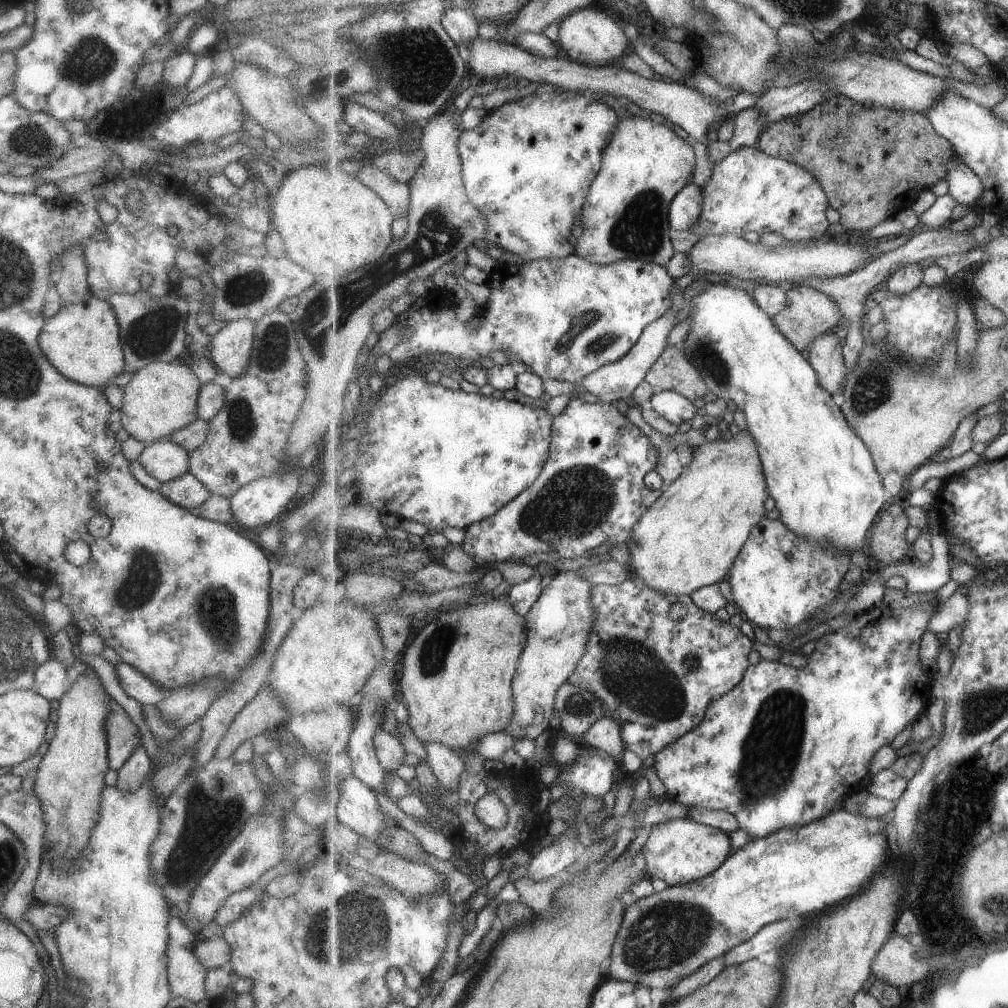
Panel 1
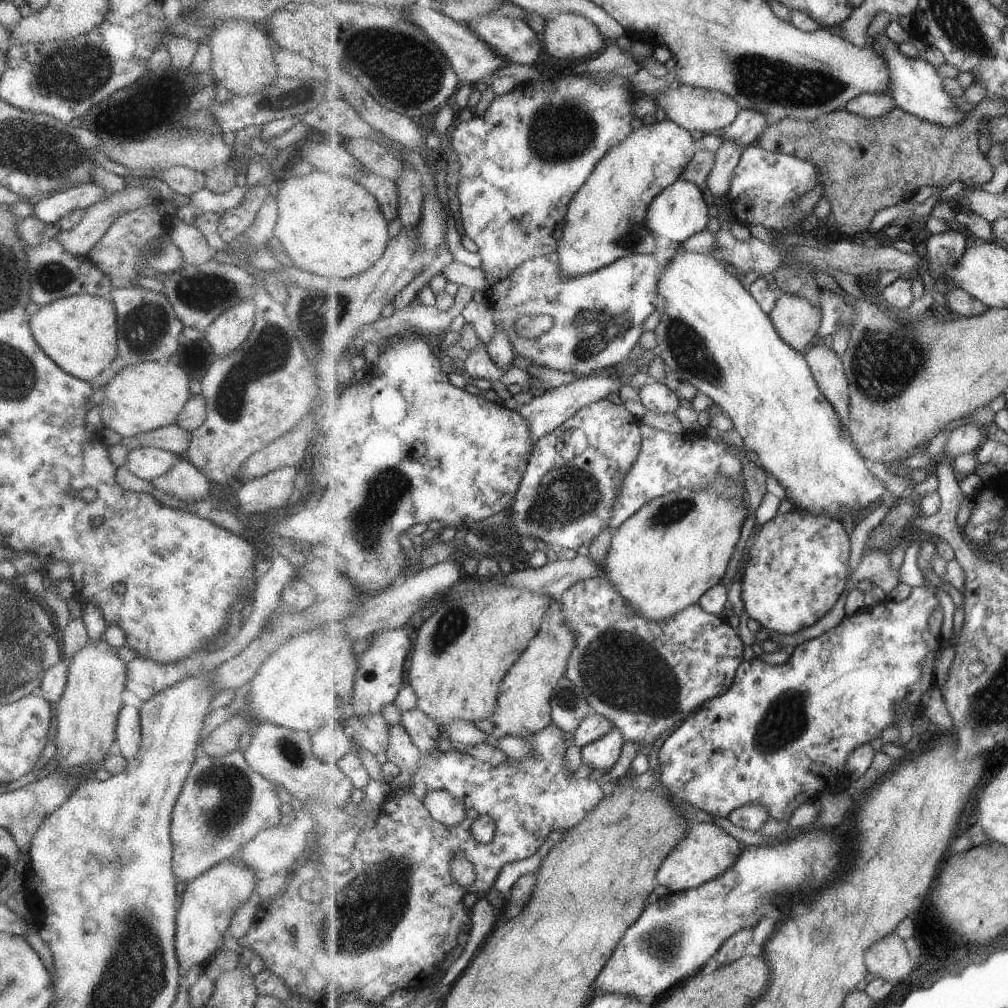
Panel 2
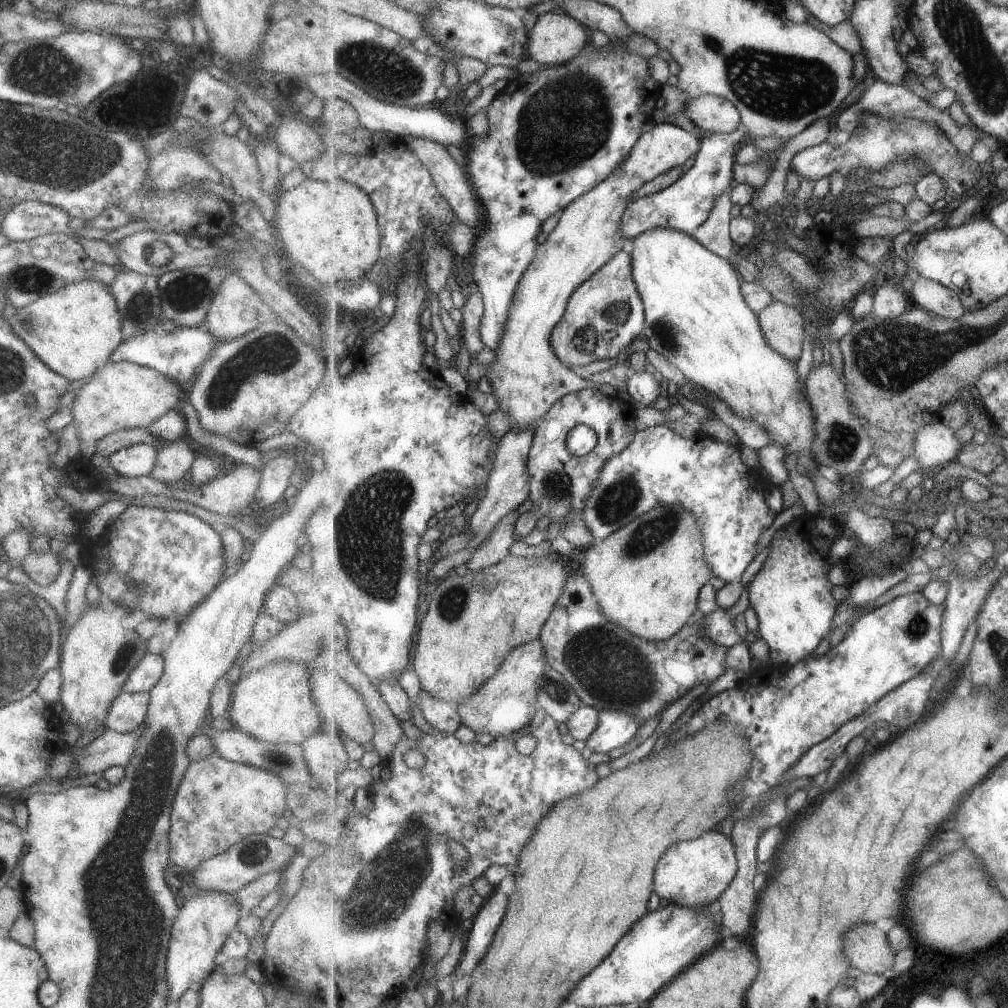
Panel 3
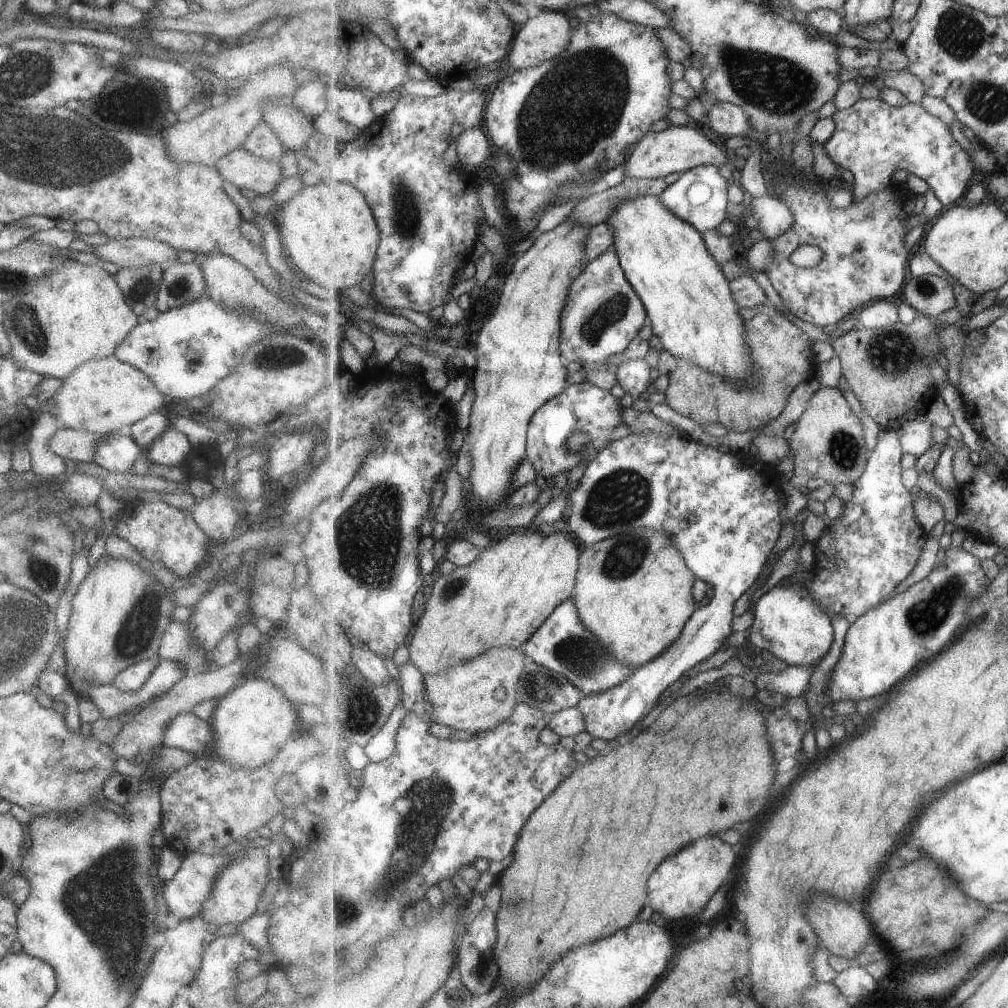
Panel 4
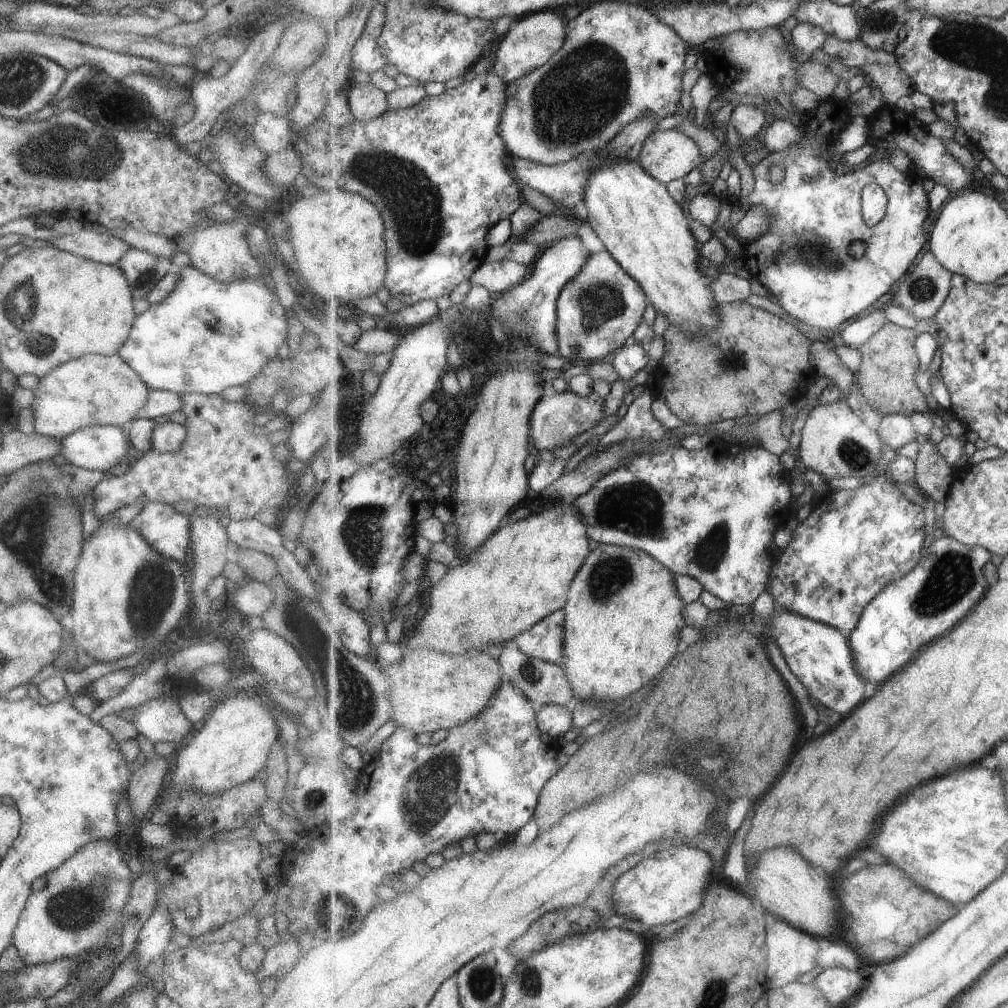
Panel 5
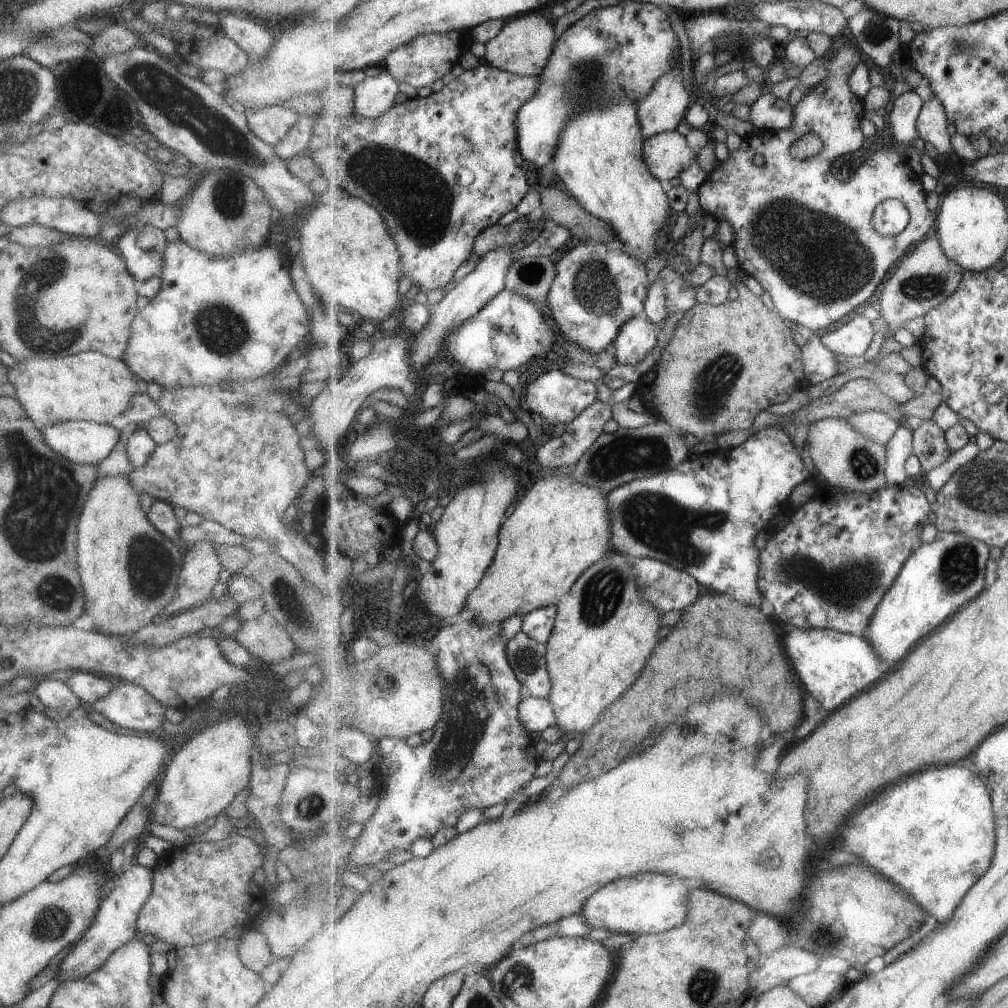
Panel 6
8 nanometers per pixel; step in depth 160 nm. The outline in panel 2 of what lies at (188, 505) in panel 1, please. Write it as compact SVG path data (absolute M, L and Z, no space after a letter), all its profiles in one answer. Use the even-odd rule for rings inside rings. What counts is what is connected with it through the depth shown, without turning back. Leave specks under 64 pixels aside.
M184 456L169 471L152 478L155 491L173 496L185 503L200 502L208 497L211 482L198 471Z

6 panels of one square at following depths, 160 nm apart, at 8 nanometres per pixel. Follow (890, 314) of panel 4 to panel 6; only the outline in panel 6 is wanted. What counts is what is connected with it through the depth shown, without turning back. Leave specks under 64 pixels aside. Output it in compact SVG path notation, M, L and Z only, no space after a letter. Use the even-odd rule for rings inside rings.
M857 315L844 326L824 334L820 341L832 353L845 357L863 357L875 336L875 324L865 316Z

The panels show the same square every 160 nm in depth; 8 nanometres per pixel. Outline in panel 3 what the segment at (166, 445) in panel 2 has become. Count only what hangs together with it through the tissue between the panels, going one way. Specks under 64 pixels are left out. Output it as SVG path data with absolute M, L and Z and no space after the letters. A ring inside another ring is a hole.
M125 429L118 430L103 436L94 445L93 451L108 457L119 449L132 445L133 443L147 443L159 448L165 442L159 442L147 429Z

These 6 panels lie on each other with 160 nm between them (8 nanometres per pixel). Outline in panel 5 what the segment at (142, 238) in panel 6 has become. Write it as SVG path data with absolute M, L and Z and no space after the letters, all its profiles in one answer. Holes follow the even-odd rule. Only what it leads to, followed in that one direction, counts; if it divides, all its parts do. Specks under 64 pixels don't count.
M131 247L116 265L127 280L132 300L144 299L149 290L173 268L169 259Z

